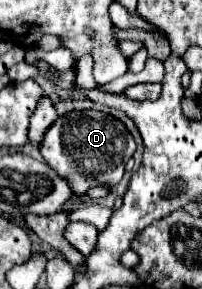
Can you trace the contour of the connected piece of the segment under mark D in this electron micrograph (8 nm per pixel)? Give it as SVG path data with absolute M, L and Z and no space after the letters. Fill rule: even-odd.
M69 111L53 121L49 131L45 131L39 153L45 163L49 163L61 177L69 179L75 195L85 195L89 187L107 185L113 187L121 181L125 163L135 153L135 139L123 125L103 111Z

